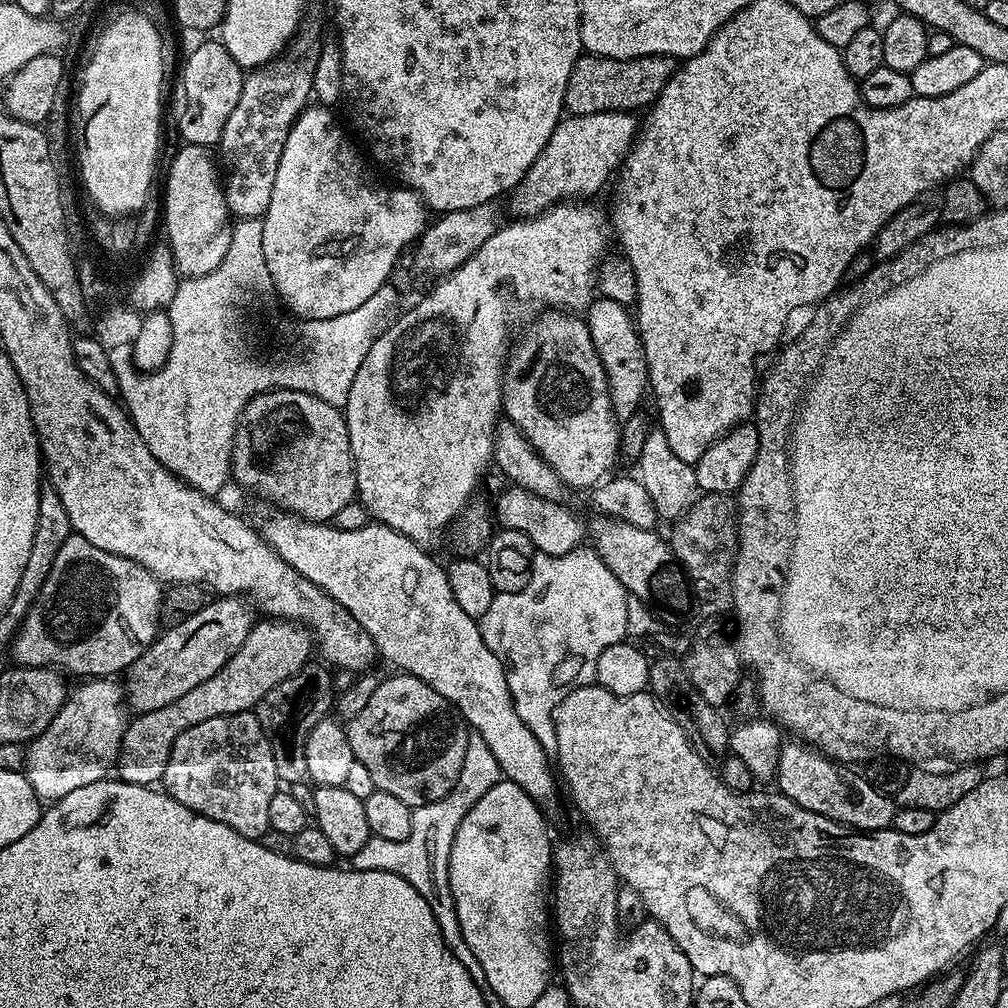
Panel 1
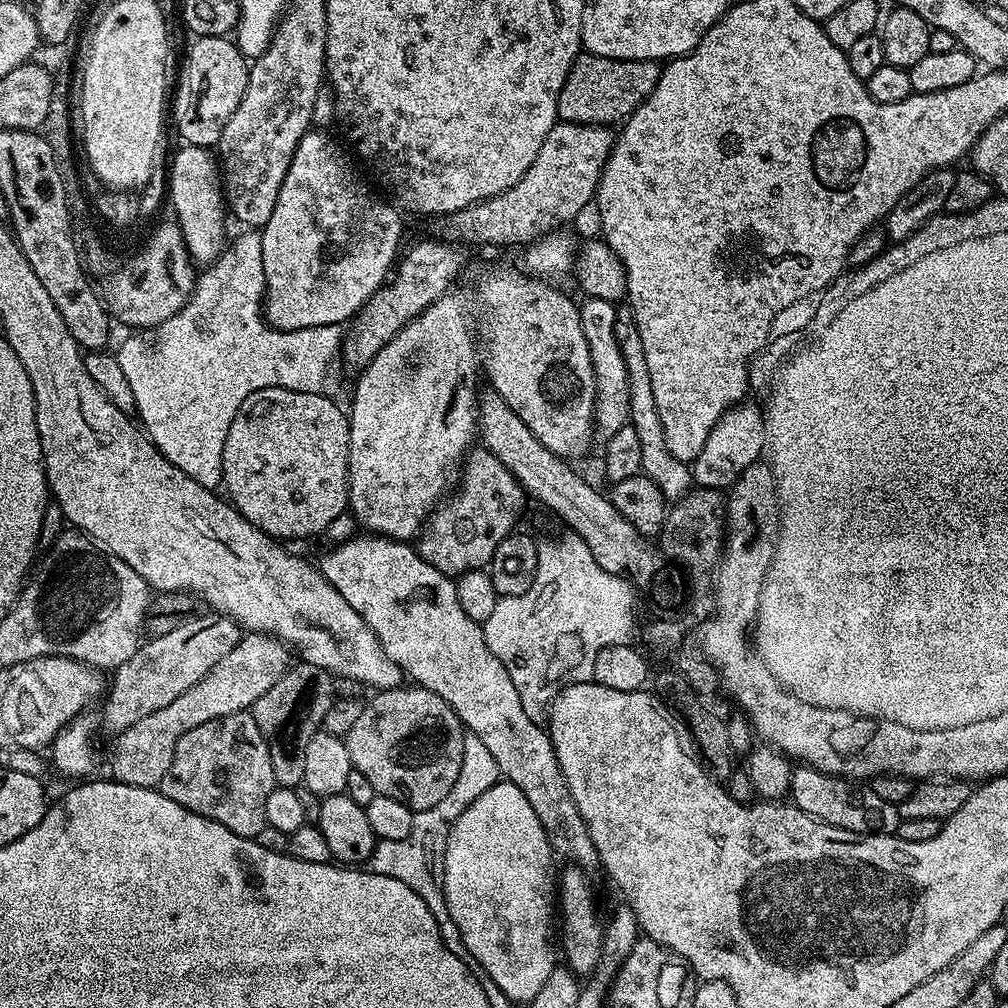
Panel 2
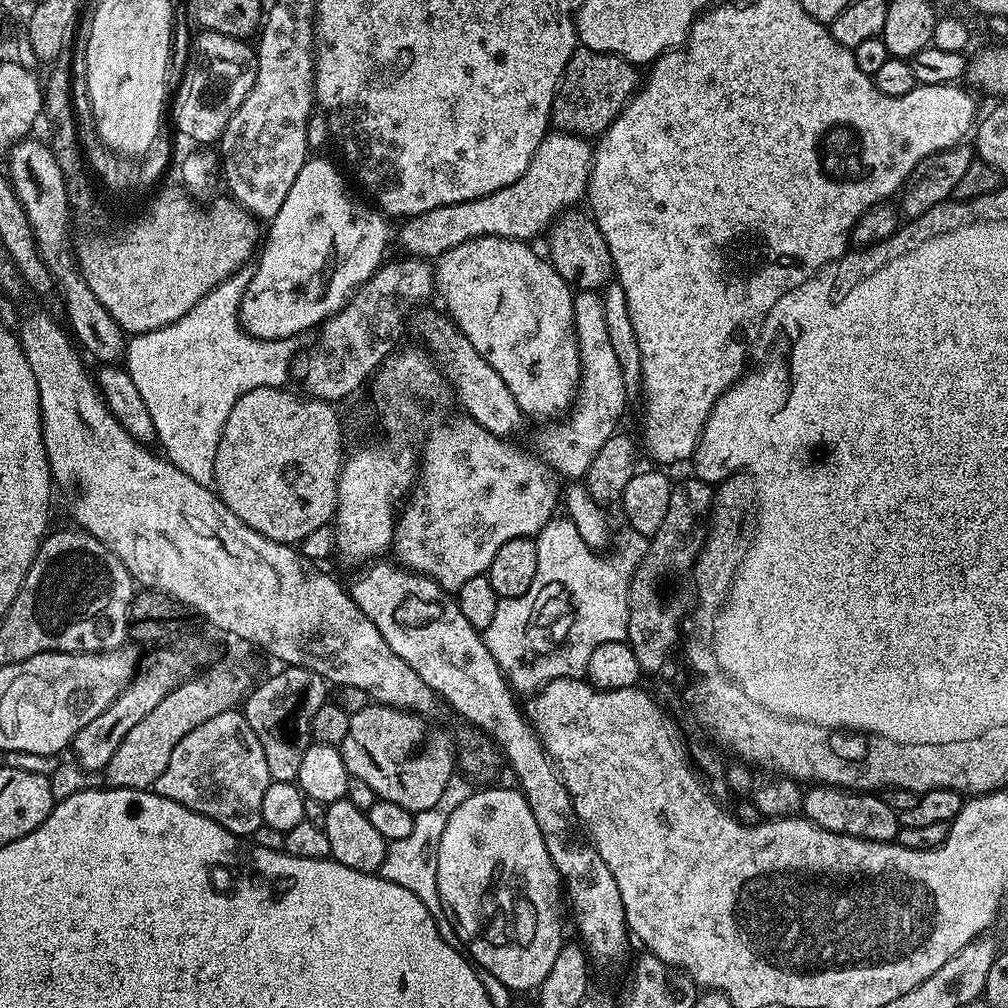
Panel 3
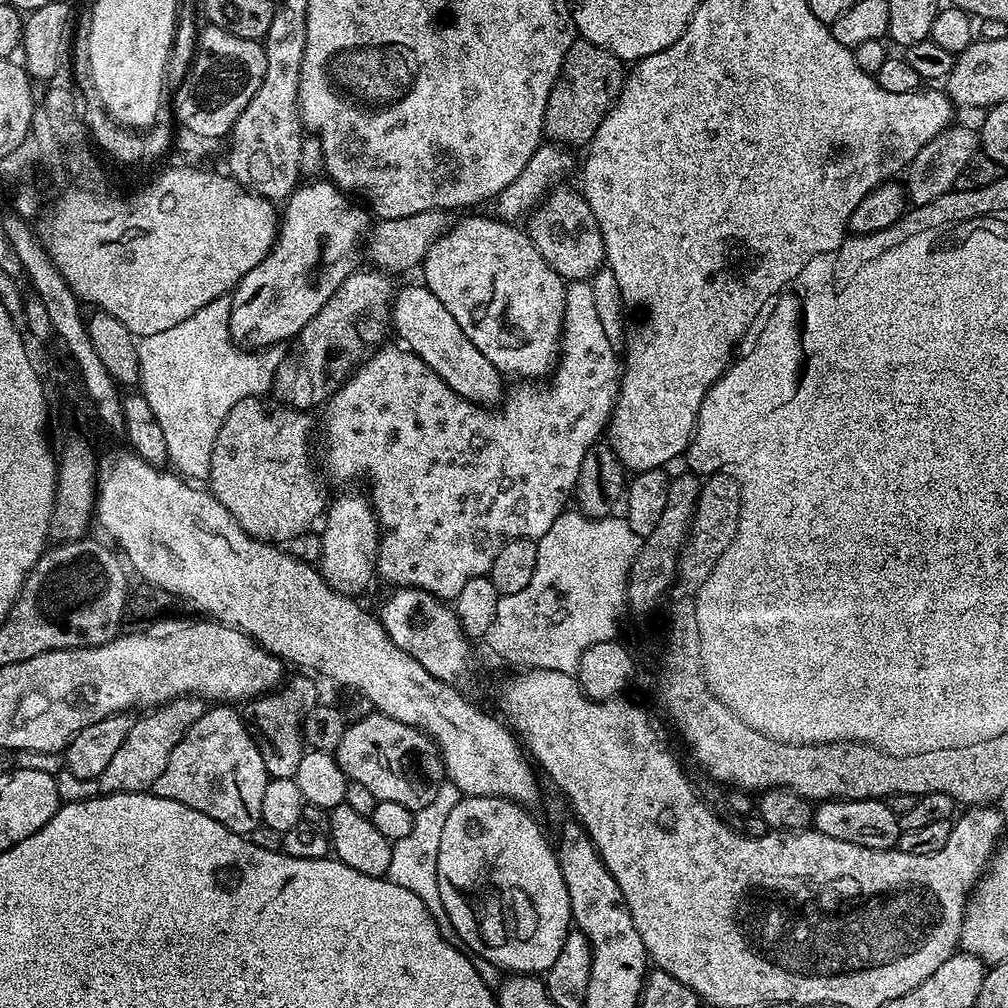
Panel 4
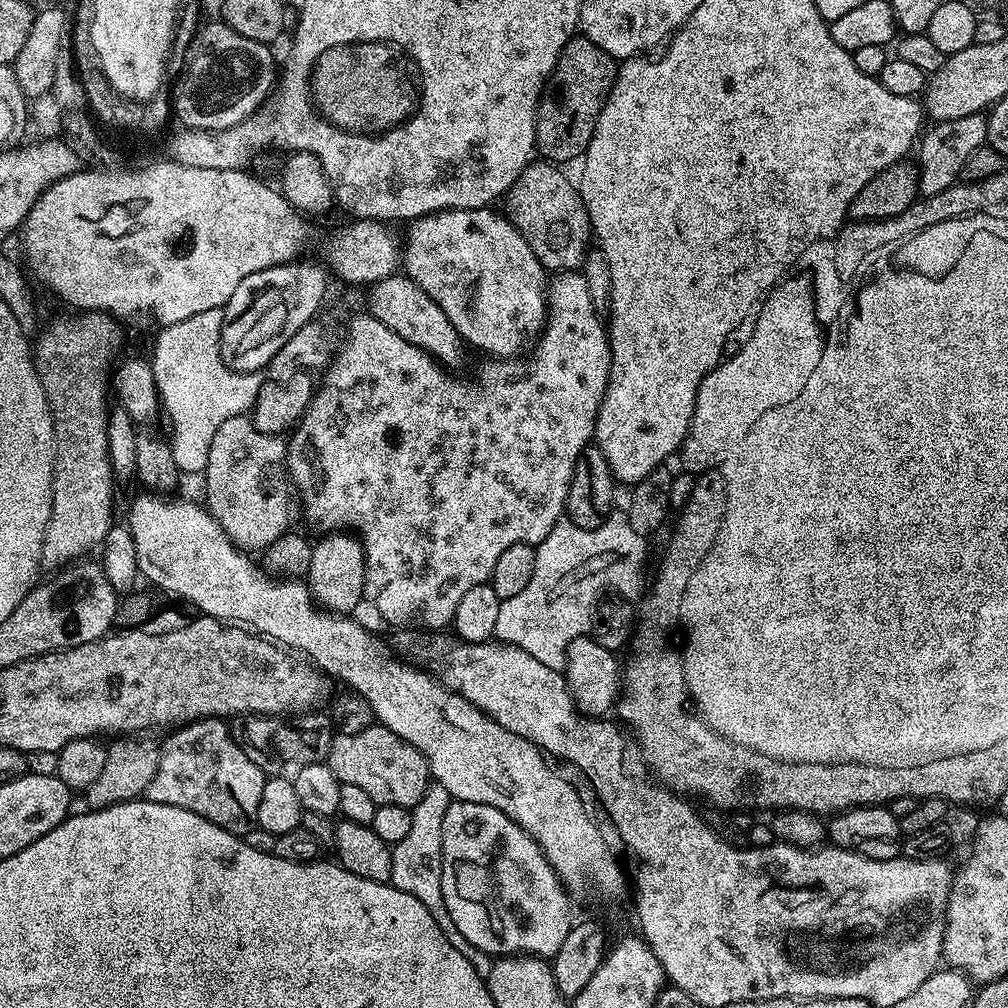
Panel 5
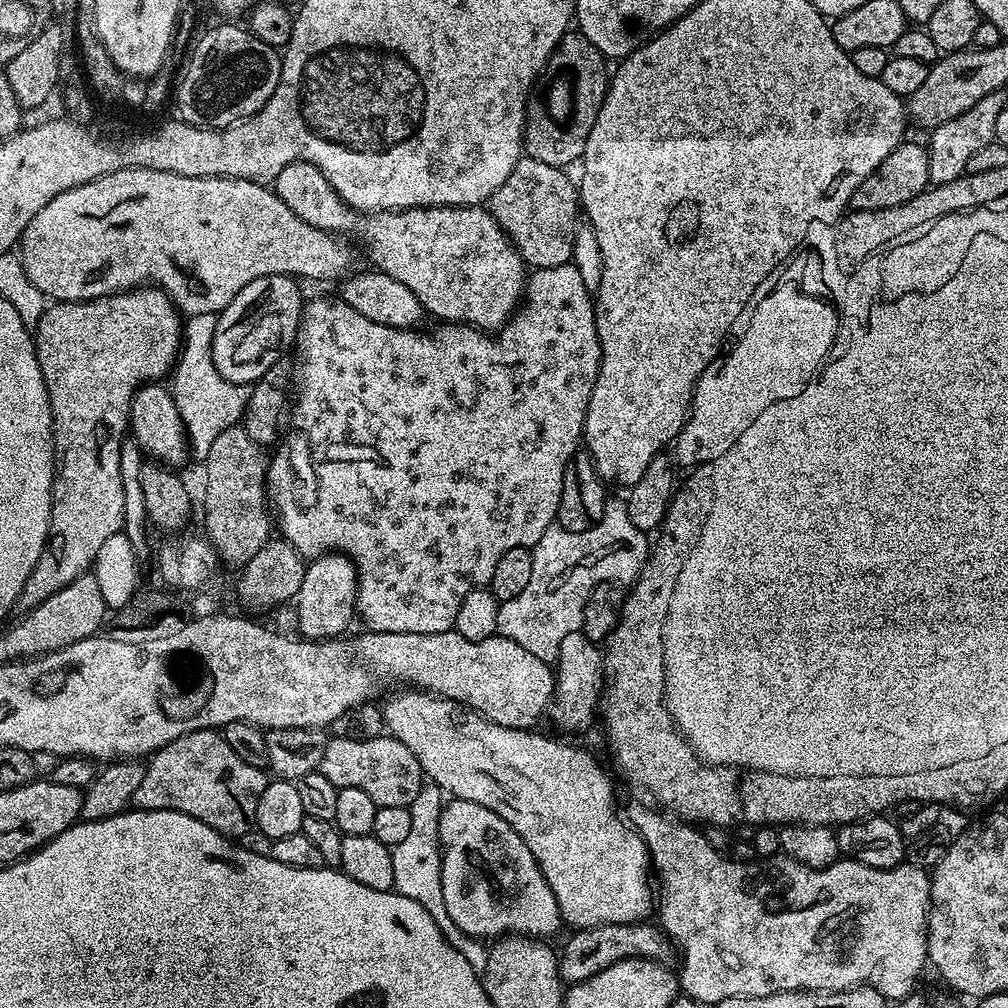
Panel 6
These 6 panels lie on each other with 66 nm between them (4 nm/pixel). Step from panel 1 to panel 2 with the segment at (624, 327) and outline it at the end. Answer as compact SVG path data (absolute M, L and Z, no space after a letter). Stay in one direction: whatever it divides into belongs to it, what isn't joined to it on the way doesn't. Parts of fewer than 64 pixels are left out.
M587 297L579 305L582 326L586 334L586 342L590 346L592 365L596 375L596 415L594 417L594 432L597 437L607 438L614 434L614 430L622 430L622 426L629 423L630 414L630 378L626 374L626 362L622 358L622 350L618 350L618 338L614 338L614 318L616 317L617 305L611 300Z

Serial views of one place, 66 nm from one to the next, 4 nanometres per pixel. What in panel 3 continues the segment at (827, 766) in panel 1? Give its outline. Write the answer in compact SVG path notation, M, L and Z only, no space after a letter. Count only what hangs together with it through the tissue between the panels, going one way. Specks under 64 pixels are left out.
M817 784L805 791L802 815L804 819L822 826L822 830L874 842L895 841L901 830L898 813L886 806L883 795L833 788L830 784Z

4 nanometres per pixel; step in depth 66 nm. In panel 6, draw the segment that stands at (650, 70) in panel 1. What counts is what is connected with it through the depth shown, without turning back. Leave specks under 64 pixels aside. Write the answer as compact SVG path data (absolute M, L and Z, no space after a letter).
M570 30L560 39L556 51L548 57L548 64L536 78L526 105L524 121L524 152L538 162L546 162L555 168L564 168L581 159L584 155L586 138L590 138L590 130L594 126L594 118L598 118L598 110L602 106L610 83L610 68L607 68L606 57L600 53L598 46L580 35L579 31Z

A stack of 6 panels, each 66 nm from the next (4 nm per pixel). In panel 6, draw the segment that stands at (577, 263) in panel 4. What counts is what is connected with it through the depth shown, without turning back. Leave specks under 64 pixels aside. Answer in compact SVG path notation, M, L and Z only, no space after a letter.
M525 155L487 201L486 207L529 269L569 263L578 223L578 188L564 168L555 168Z

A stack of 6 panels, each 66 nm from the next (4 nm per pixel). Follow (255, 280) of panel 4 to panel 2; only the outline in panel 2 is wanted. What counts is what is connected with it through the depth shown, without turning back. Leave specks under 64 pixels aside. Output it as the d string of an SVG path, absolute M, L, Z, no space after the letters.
M309 130L298 142L277 205L260 232L266 274L262 311L274 328L302 330L306 326L343 325L344 320L351 321L389 279L398 260L396 251L404 232L401 209L391 199L375 196L371 186L356 177L351 158L327 135L324 130Z

